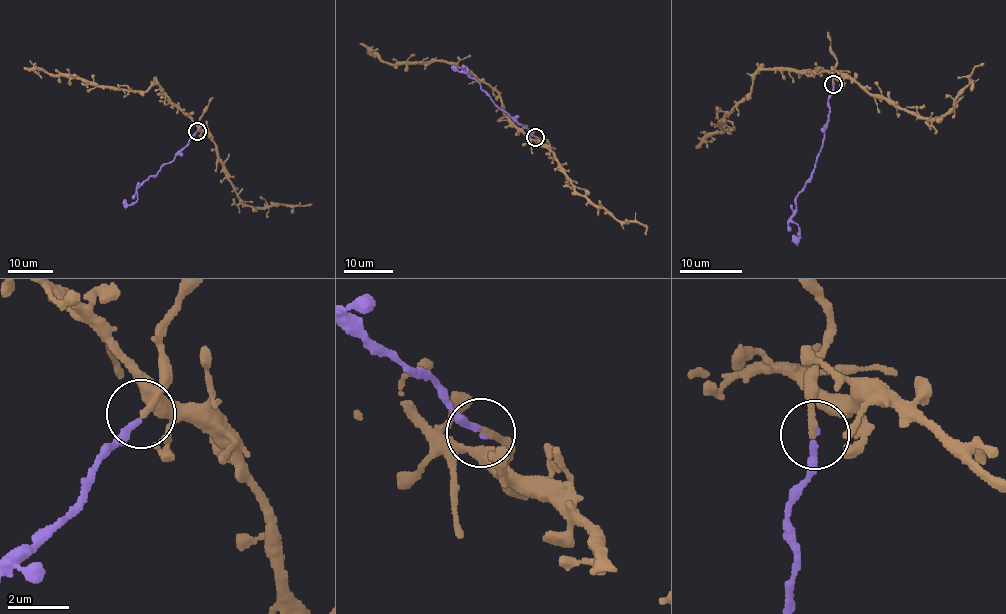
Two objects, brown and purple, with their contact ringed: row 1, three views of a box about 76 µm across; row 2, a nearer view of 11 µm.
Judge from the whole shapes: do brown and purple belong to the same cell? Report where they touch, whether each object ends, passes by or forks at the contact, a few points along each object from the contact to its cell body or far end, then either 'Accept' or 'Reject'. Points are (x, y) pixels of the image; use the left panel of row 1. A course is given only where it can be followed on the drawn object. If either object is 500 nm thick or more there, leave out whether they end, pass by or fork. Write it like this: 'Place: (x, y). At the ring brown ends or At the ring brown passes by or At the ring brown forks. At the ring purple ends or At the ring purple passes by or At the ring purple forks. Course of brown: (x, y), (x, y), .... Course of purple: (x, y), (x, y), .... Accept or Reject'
Place: (197, 131). At the ring brown ends. At the ring purple ends. Course of brown: (197, 131), (197, 125), (157, 83), (144, 91), (121, 89), (24, 68). Course of purple: (197, 131), (175, 159), (162, 166), (157, 174), (136, 190), (136, 200), (128, 204), (122, 201). Accept

